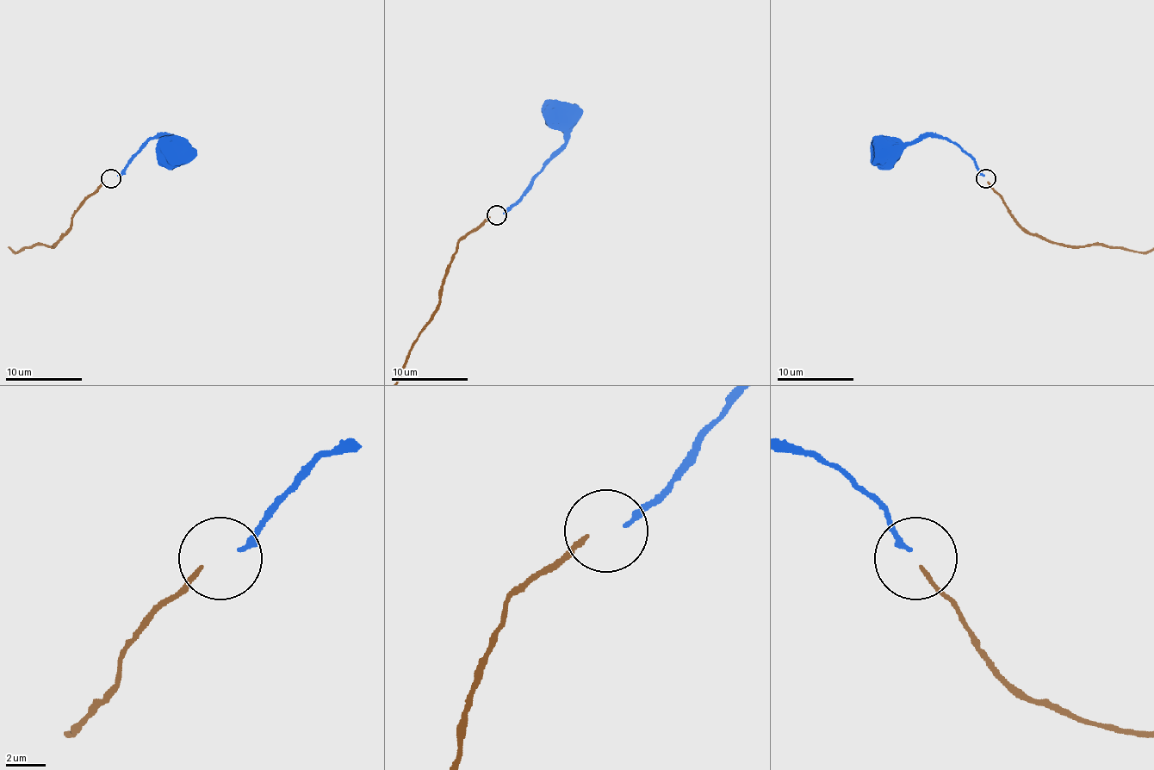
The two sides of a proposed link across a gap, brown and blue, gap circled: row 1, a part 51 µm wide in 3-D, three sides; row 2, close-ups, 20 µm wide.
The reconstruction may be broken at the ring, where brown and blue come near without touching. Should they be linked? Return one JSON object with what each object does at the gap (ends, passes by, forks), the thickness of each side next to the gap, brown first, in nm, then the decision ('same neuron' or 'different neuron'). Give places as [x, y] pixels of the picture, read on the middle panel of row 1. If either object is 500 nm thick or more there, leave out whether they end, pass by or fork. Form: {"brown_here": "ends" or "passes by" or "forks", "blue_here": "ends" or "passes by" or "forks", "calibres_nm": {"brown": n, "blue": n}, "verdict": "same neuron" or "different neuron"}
{"brown_here": "ends", "blue_here": "ends", "calibres_nm": {"brown": 220, "blue": 240}, "verdict": "different neuron"}

